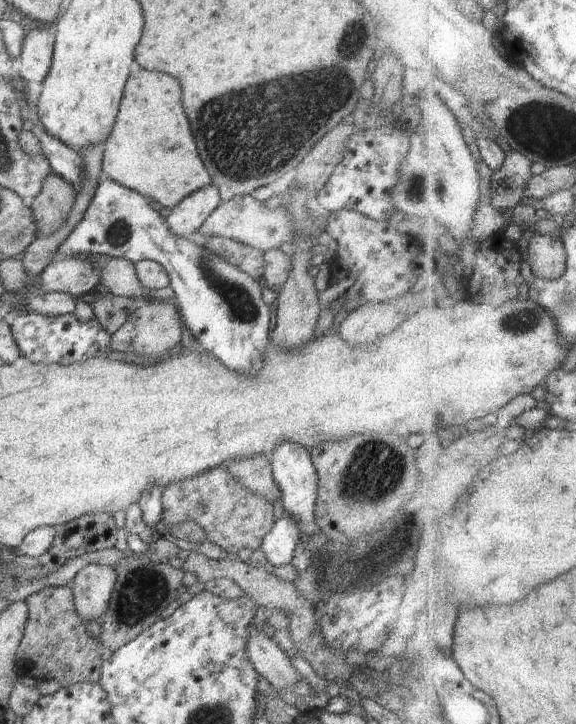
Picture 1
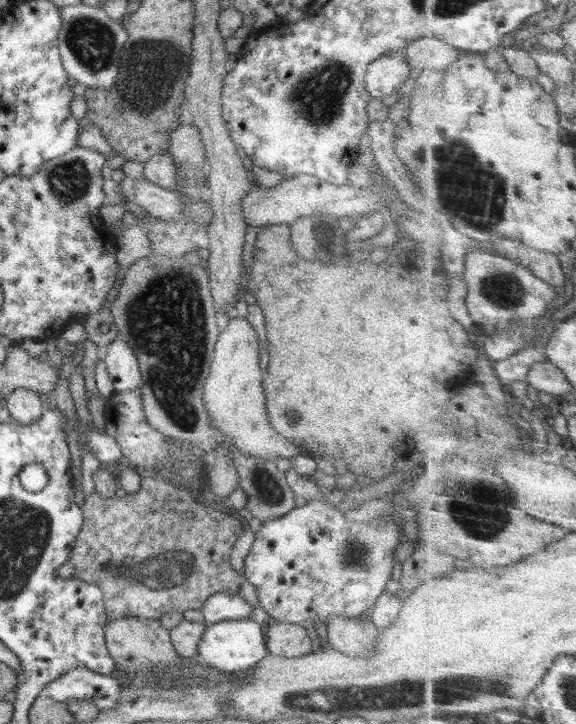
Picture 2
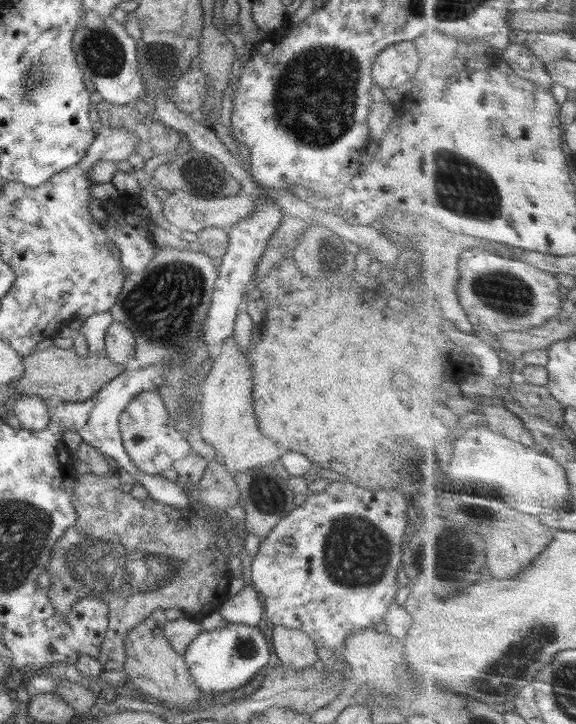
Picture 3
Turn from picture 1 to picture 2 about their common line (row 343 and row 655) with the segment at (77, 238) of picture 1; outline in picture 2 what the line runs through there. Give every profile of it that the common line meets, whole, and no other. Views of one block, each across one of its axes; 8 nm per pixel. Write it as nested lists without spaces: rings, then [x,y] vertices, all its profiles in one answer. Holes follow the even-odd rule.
[[[252,618],[207,624],[198,645],[198,662],[222,674],[232,675],[252,669],[269,654],[266,646],[267,636],[262,632],[263,629]]]

